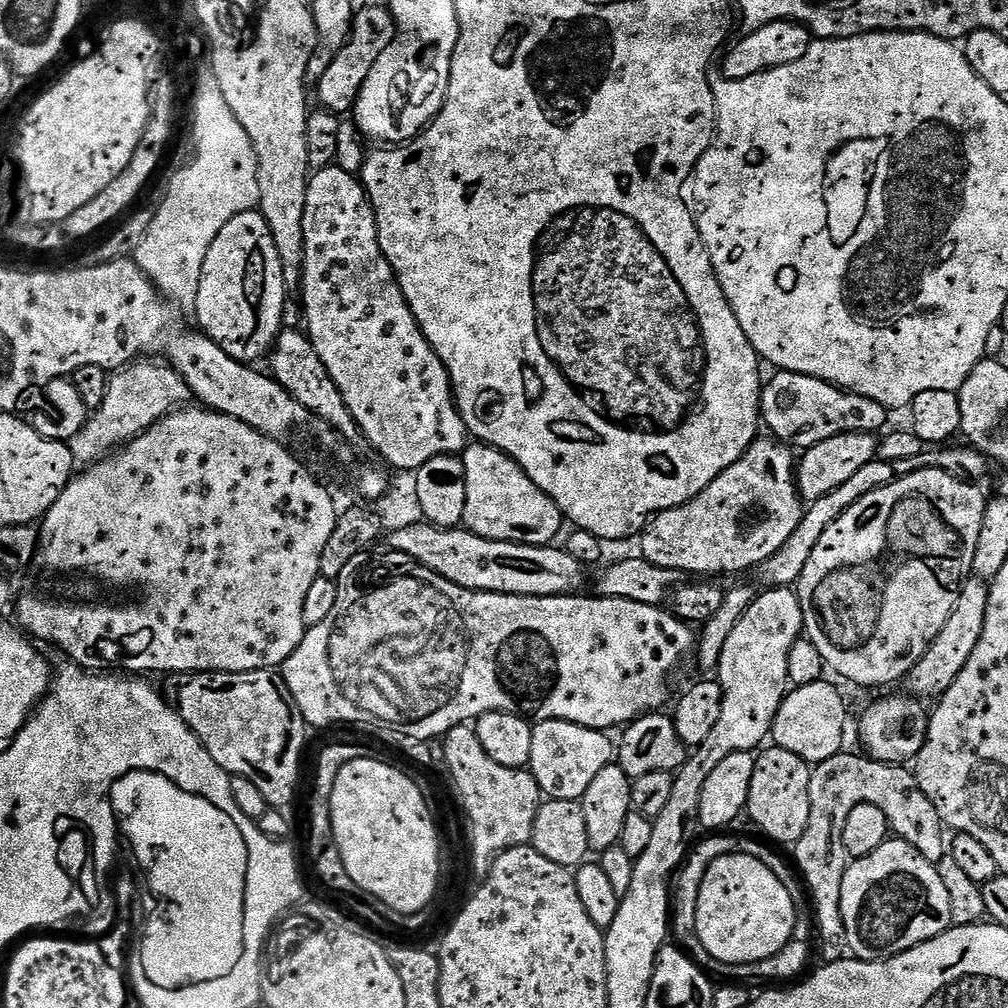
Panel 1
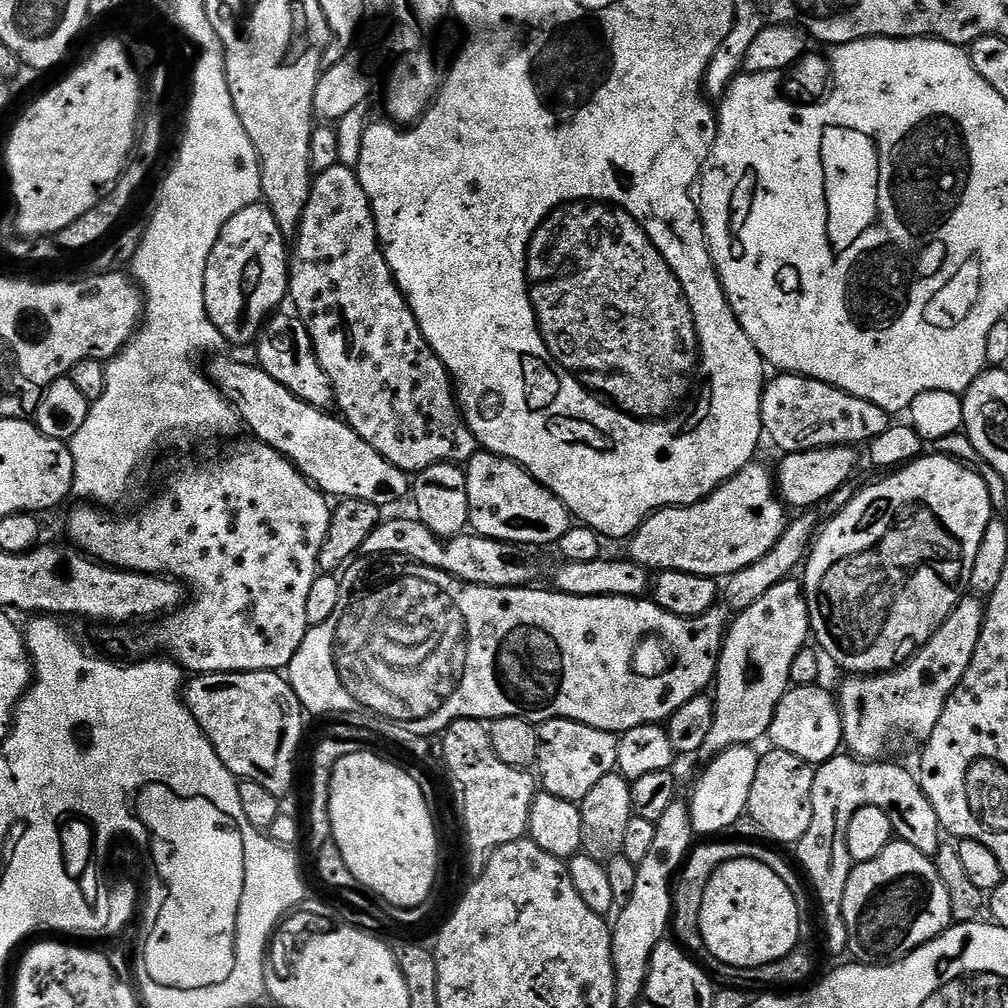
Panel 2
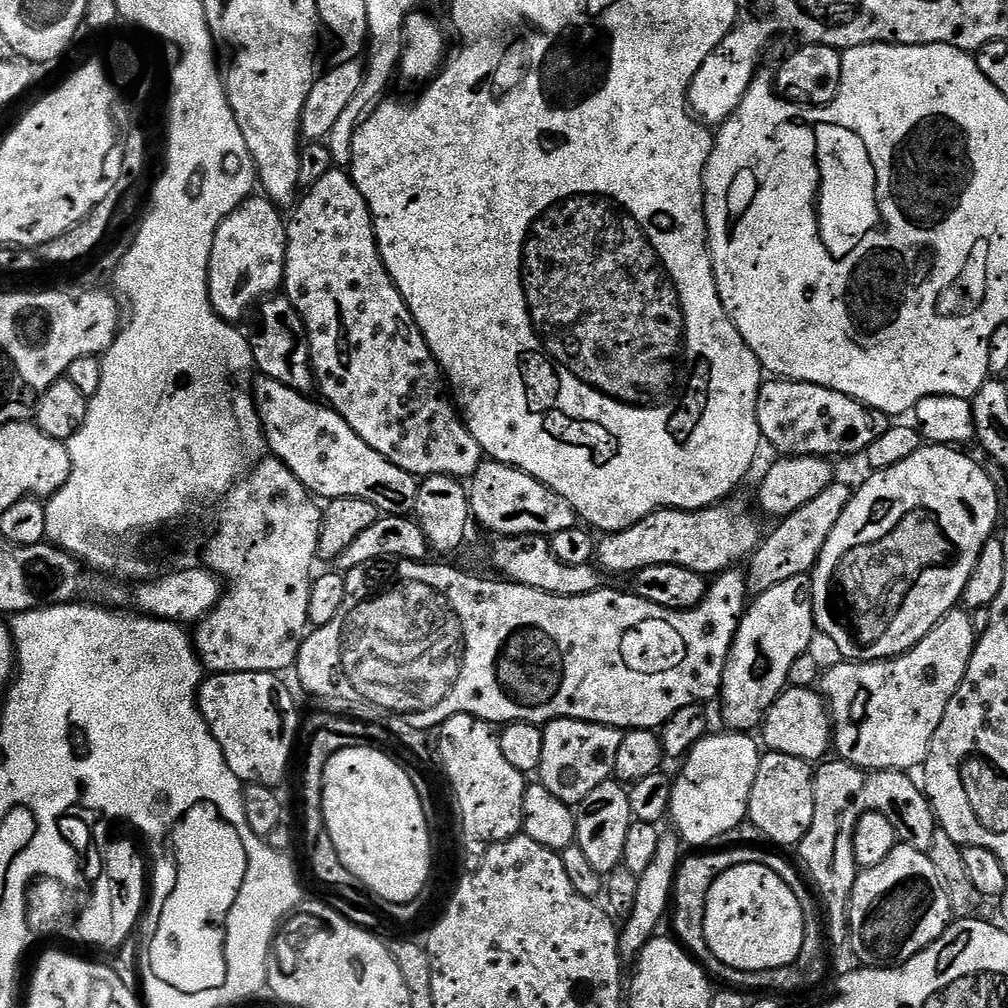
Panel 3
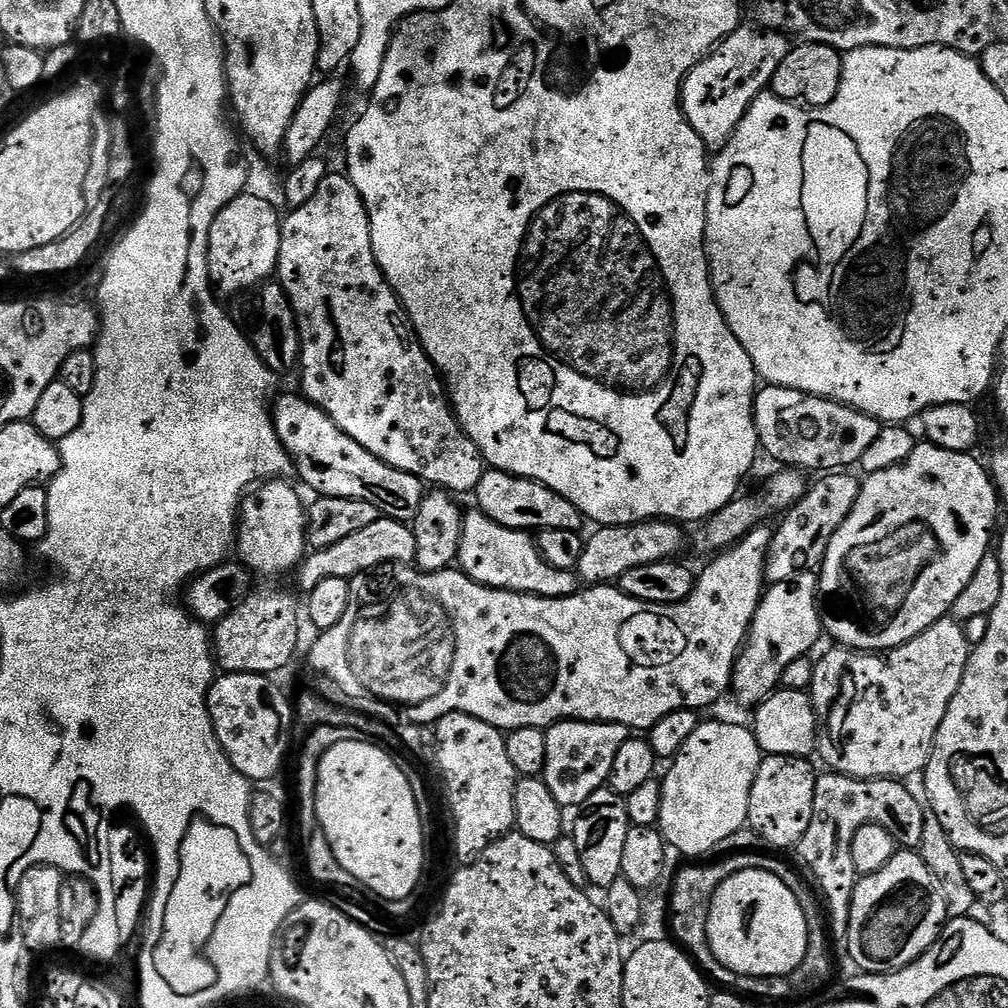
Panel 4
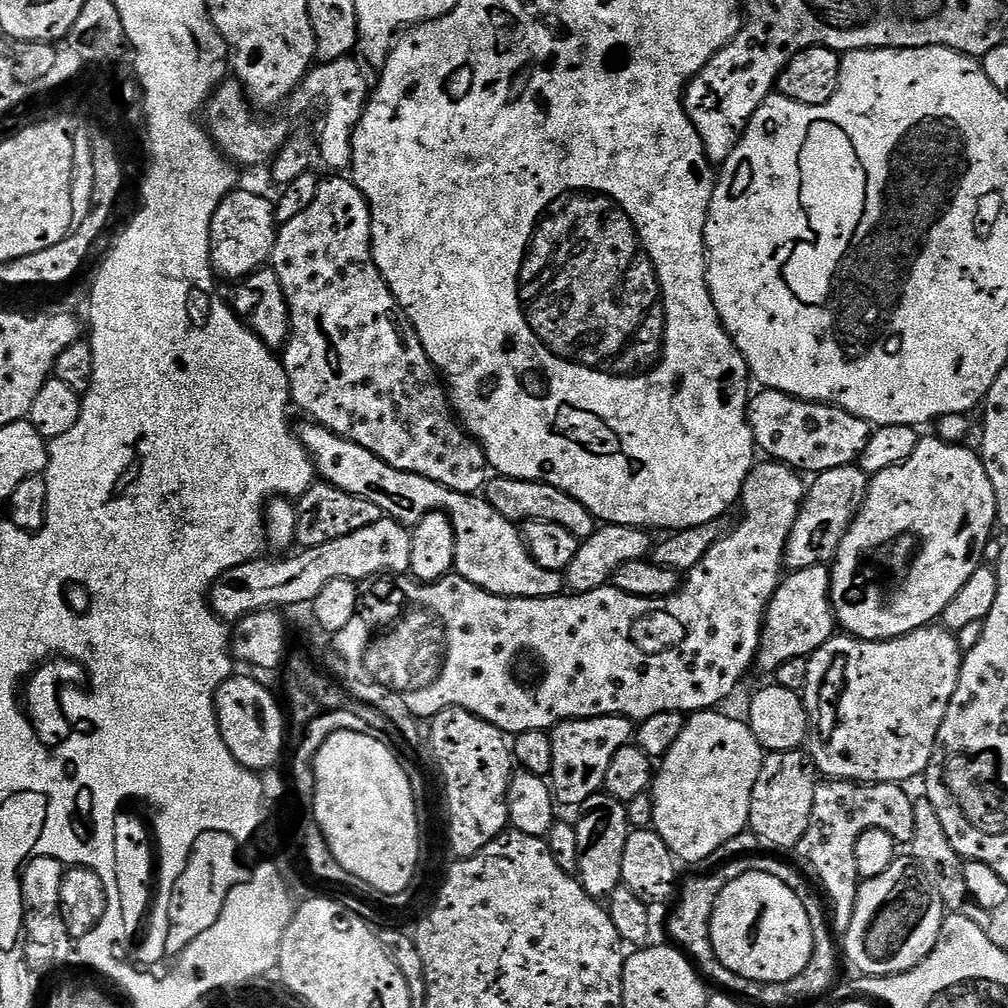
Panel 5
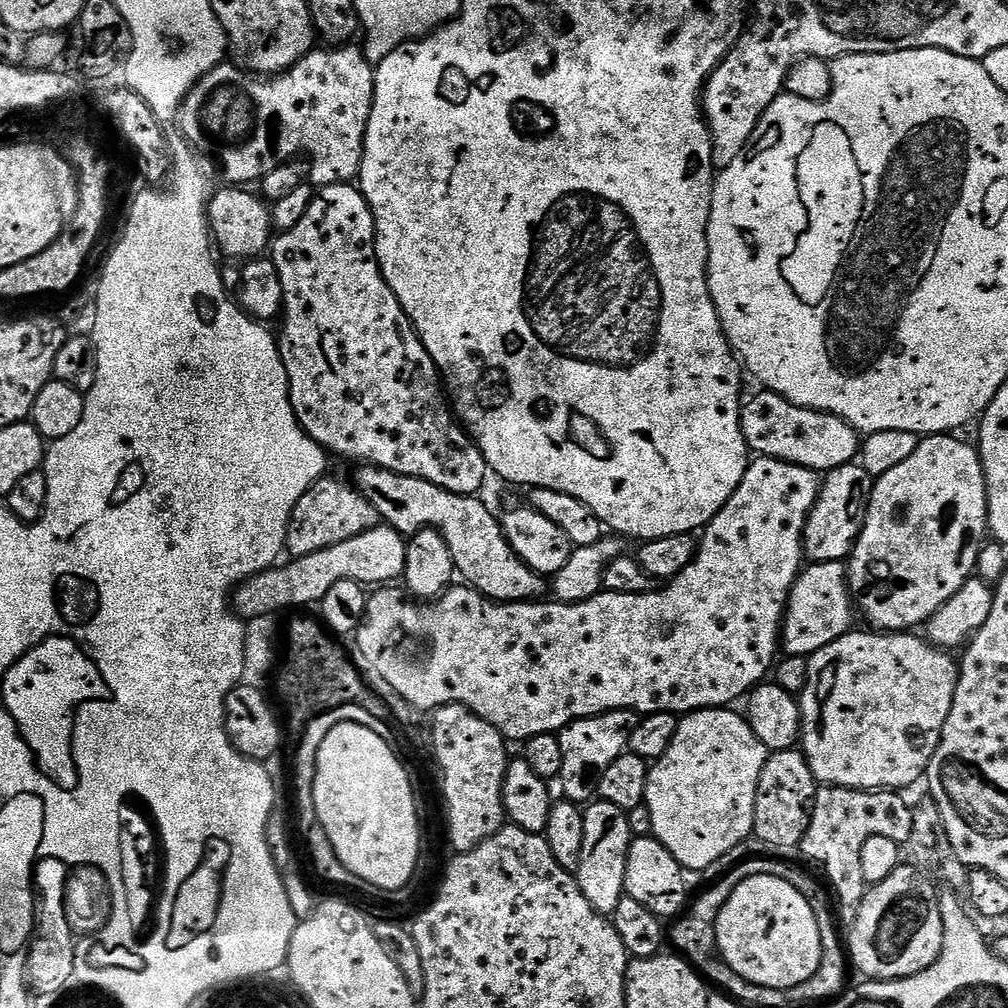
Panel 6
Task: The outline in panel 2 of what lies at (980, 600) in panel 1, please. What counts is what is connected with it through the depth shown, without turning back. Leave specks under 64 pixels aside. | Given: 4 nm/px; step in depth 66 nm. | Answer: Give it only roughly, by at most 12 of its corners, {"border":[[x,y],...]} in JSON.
{"border":[[972,594],[907,664],[838,691],[843,747],[884,762],[927,742],[974,658]]}

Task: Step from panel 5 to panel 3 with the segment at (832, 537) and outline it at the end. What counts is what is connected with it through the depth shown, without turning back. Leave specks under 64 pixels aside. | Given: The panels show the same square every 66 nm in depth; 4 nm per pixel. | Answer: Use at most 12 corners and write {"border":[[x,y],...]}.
{"border":[[853,489],[783,517],[746,564],[749,593],[808,576]]}

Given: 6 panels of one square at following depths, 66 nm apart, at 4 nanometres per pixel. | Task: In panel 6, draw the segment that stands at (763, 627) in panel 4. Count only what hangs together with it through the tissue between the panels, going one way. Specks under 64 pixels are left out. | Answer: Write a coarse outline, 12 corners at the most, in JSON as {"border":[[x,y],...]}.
{"border":[[841,561],[809,563],[784,609],[782,648],[812,656],[853,631]]}

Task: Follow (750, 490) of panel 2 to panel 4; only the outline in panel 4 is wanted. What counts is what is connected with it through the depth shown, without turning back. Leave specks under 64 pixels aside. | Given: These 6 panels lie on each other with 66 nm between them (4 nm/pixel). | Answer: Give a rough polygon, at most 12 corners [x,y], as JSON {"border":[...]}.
{"border":[[667,518],[609,524],[584,541],[588,586],[679,557],[686,532]]}

